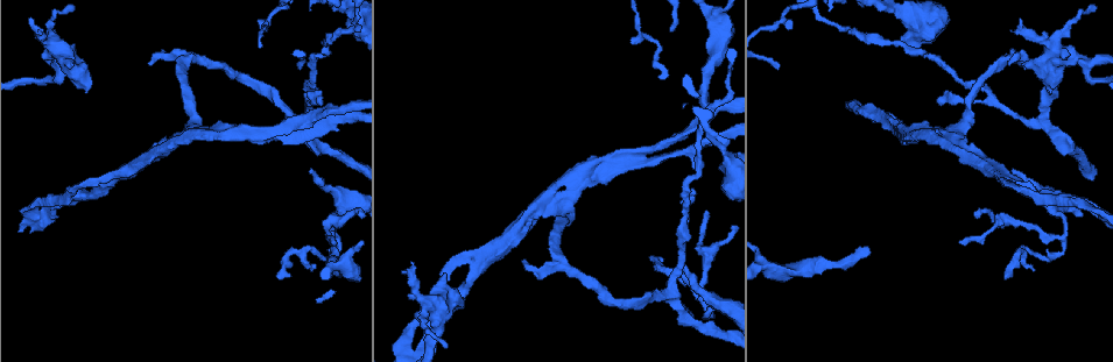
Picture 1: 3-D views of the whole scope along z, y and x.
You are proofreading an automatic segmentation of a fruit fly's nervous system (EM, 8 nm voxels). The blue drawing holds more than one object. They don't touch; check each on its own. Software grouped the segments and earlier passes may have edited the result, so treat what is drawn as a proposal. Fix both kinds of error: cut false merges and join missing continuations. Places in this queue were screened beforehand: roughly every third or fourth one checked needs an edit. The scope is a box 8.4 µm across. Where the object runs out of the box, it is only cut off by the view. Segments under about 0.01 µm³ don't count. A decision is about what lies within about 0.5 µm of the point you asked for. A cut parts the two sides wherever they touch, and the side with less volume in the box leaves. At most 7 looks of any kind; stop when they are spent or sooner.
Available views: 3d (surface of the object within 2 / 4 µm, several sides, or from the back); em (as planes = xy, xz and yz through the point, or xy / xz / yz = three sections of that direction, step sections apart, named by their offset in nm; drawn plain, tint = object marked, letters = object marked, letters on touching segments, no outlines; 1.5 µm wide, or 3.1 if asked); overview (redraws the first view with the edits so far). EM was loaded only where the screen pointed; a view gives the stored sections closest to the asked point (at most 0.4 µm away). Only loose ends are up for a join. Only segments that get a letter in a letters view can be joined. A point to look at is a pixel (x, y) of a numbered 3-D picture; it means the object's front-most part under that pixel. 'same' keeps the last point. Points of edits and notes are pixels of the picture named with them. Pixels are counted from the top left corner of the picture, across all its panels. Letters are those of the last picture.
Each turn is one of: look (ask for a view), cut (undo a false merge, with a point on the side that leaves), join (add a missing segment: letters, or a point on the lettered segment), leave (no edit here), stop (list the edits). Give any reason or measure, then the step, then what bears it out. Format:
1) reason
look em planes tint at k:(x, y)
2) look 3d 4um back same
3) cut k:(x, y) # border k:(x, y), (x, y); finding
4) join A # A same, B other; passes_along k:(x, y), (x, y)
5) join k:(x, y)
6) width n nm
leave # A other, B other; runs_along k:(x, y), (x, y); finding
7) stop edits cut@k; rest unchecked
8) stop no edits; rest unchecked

three-way junction
look em xy step 8 tint at 1:(74, 198)

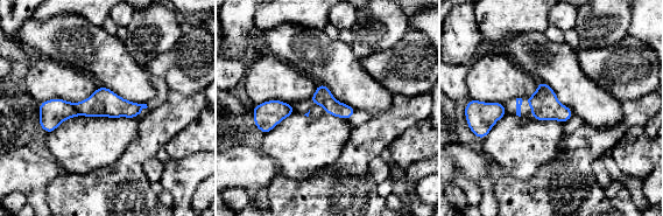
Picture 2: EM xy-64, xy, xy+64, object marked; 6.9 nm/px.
look em planes tint same

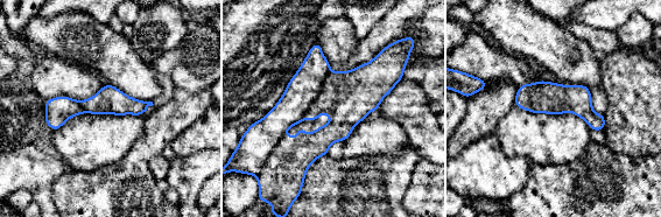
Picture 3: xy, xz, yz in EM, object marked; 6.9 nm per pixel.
look em planes letters same

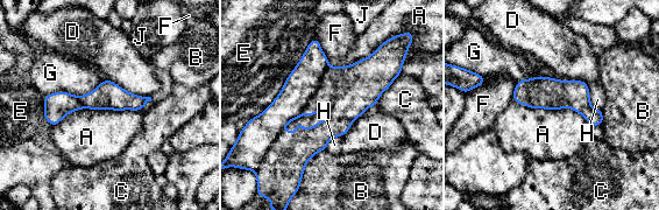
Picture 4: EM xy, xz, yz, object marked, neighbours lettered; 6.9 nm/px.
longest_contact E 700 nm
cut 4:(302, 83) # A other, B other, C other, D other, E other, F other, G other, H other, J other; a second cell is stuck on

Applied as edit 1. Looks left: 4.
thin end
look 3d 2um at 1:(150, 63)

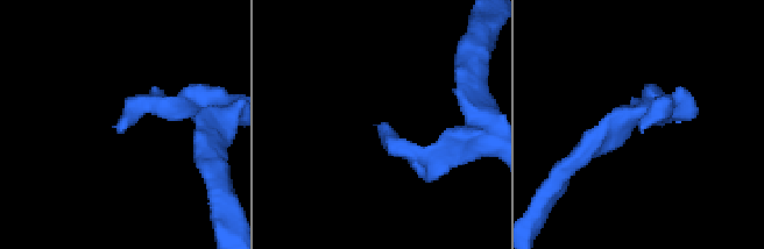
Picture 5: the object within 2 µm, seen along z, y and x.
now the EM
look em planes letters at 5:(381, 123)

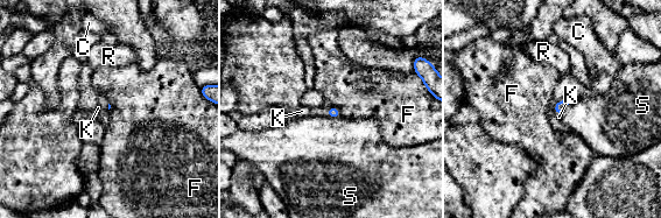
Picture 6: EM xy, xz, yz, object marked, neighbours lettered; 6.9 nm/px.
join K # C other, F other, K same, R other, S other; passes_along 6:(332, 112), (327, 112), (302, 111); the cell continues

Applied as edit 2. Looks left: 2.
stop edits cut@4, join@6; rest unchecked

